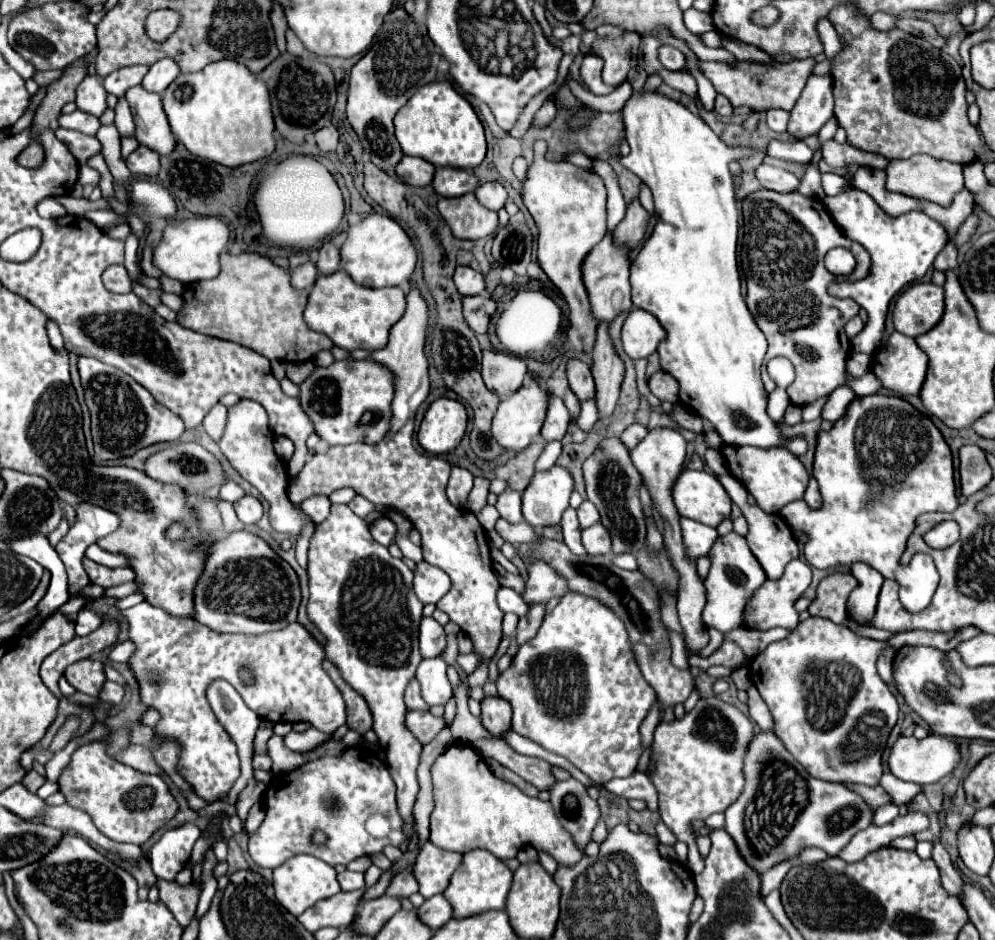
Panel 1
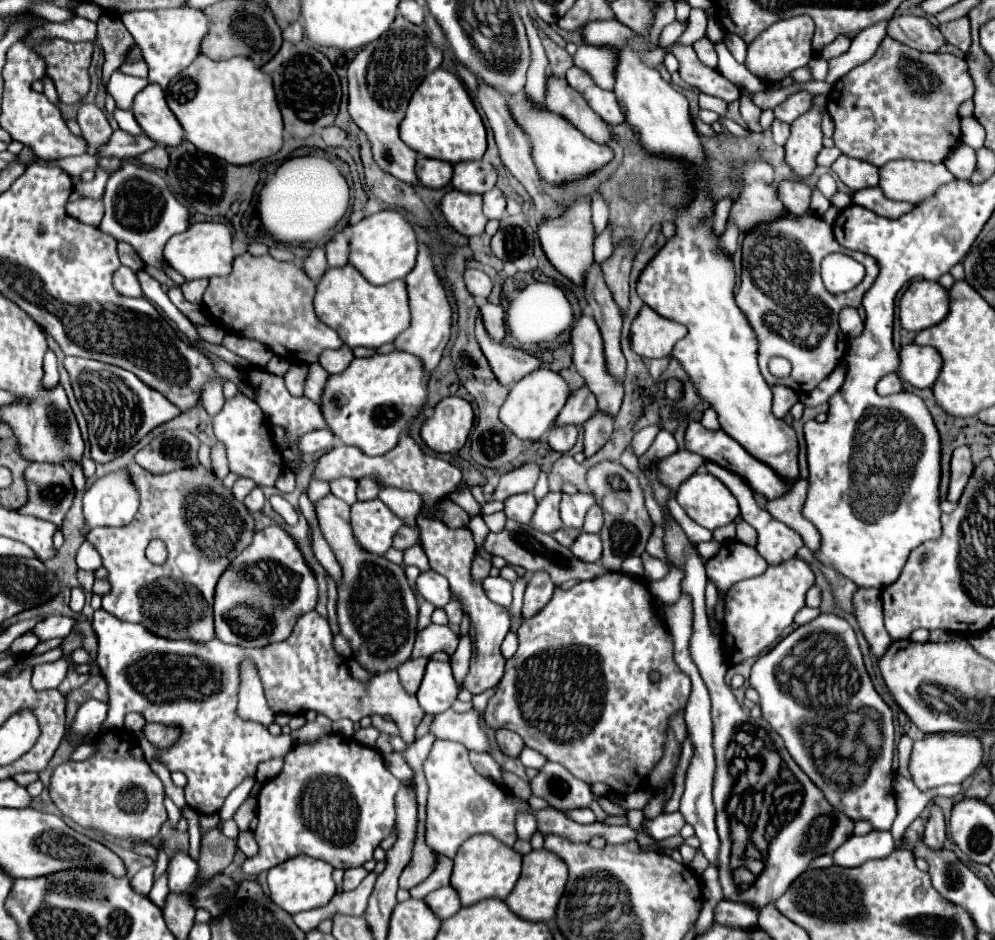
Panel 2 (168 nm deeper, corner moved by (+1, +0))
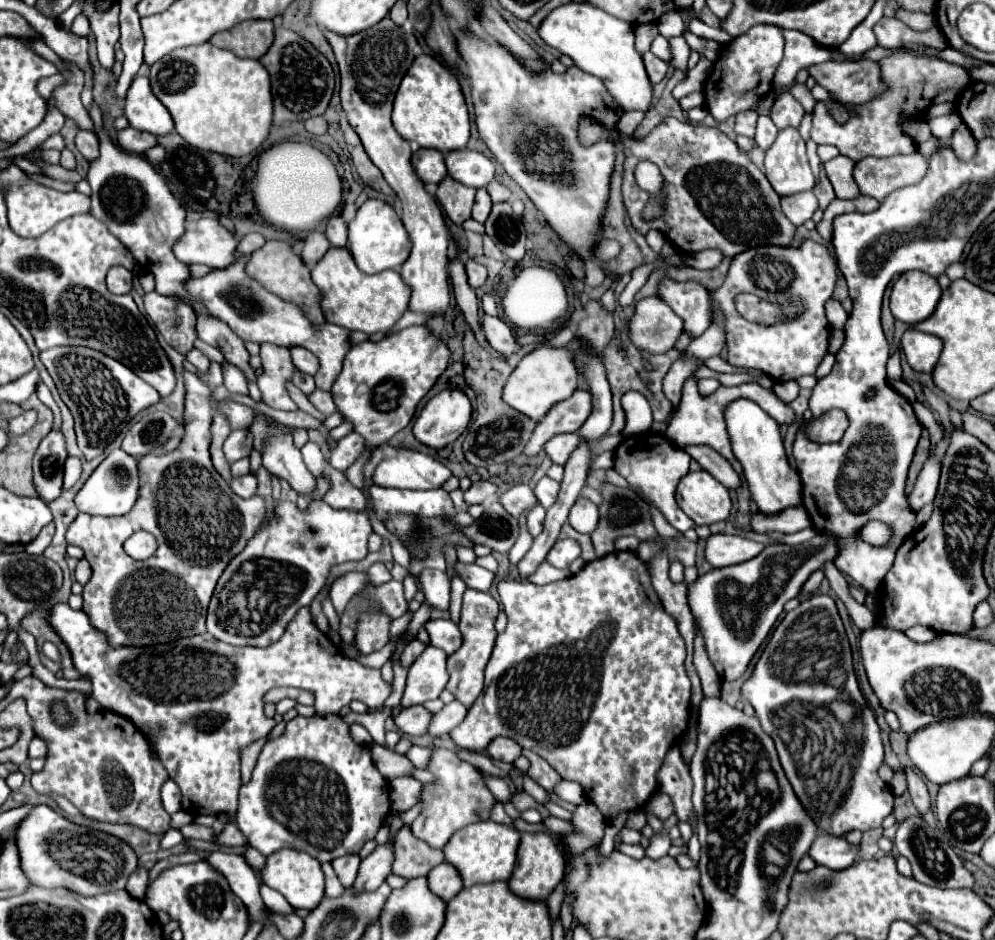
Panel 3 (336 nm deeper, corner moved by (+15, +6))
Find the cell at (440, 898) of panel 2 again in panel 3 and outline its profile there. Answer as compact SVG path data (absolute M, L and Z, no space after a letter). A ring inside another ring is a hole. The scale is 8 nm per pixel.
M442 862L440 866L436 866L436 868L430 870L428 884L430 884L432 892L438 894L440 898L444 898L446 902L452 896L456 896L456 892L462 890L462 886L464 886L460 872L452 864L448 864L448 862Z

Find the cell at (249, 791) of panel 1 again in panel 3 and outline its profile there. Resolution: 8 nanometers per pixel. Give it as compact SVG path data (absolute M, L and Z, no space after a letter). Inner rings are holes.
M248 848L248 852L244 852L244 856L248 858L250 866L252 866L256 872L260 872L260 870L262 870L262 866L264 866L266 858L264 858L264 856L260 856L260 854L258 854L258 850L254 850L254 848Z

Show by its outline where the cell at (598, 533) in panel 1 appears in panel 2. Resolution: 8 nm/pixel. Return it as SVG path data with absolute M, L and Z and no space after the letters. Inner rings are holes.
M582 532L574 544L572 544L572 554L578 556L584 562L598 562L602 556L602 540L598 534L586 534Z

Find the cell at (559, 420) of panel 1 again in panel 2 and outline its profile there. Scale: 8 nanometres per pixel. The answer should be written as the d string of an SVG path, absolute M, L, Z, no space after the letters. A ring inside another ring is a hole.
M552 426L548 432L548 444L556 452L568 452L574 446L576 436L578 436L578 432L574 426L566 426L566 428L554 428Z

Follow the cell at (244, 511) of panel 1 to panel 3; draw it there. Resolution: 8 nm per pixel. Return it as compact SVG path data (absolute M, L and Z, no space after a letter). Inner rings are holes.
M254 474L238 476L230 482L230 488L242 498L252 498L256 494L256 488L258 488L258 478Z

